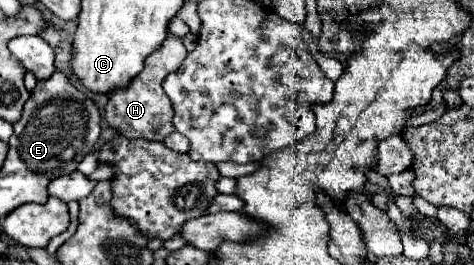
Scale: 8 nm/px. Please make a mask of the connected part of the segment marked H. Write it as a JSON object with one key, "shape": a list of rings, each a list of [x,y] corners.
{"shape":[[[169,33],[165,37],[165,41],[161,43],[161,47],[145,59],[143,71],[137,77],[133,77],[127,87],[111,91],[107,107],[105,107],[107,123],[129,139],[163,141],[169,133],[173,133],[175,131],[175,127],[173,127],[173,103],[167,97],[167,93],[163,91],[161,83],[171,71],[175,71],[183,63],[185,55],[187,55],[187,51],[181,43],[181,37]]]}

